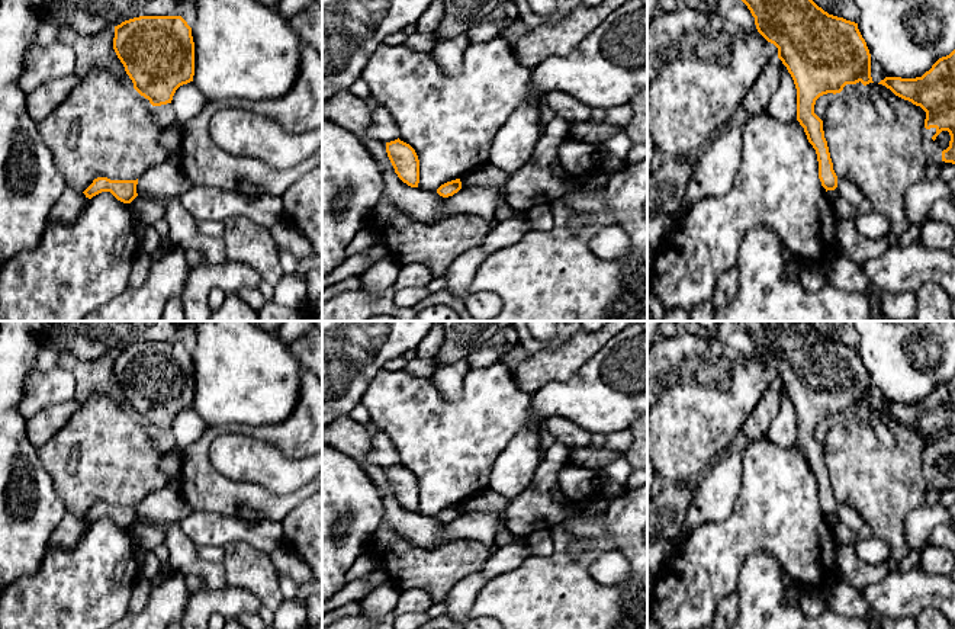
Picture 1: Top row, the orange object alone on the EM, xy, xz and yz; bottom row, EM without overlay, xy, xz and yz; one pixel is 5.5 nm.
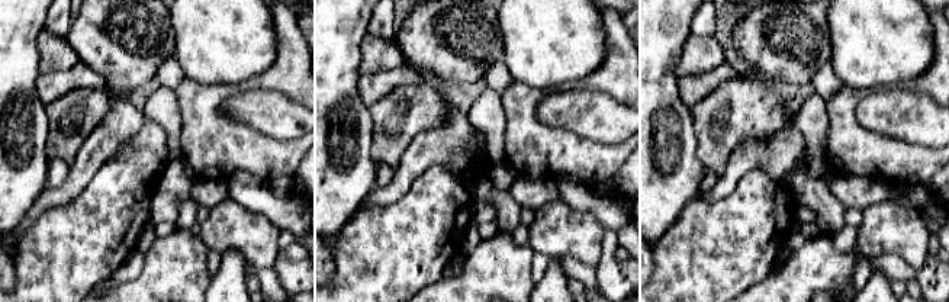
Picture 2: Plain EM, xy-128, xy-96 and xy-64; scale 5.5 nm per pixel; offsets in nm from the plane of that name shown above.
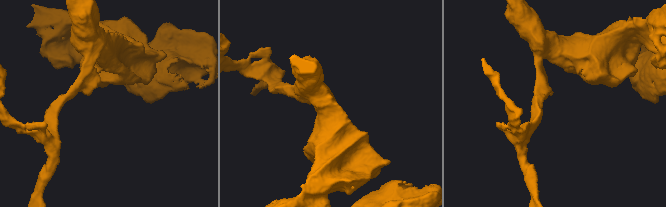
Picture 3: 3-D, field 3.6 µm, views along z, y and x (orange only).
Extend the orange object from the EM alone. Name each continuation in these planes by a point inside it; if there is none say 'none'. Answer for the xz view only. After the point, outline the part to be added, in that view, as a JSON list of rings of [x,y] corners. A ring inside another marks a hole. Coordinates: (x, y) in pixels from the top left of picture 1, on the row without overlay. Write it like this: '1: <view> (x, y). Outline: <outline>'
none

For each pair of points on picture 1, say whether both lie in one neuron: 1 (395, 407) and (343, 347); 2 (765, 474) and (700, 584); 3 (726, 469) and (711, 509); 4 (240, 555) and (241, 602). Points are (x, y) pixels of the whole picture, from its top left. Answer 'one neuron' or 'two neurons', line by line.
1: two neurons
2: one neuron
3: one neuron
4: two neurons

